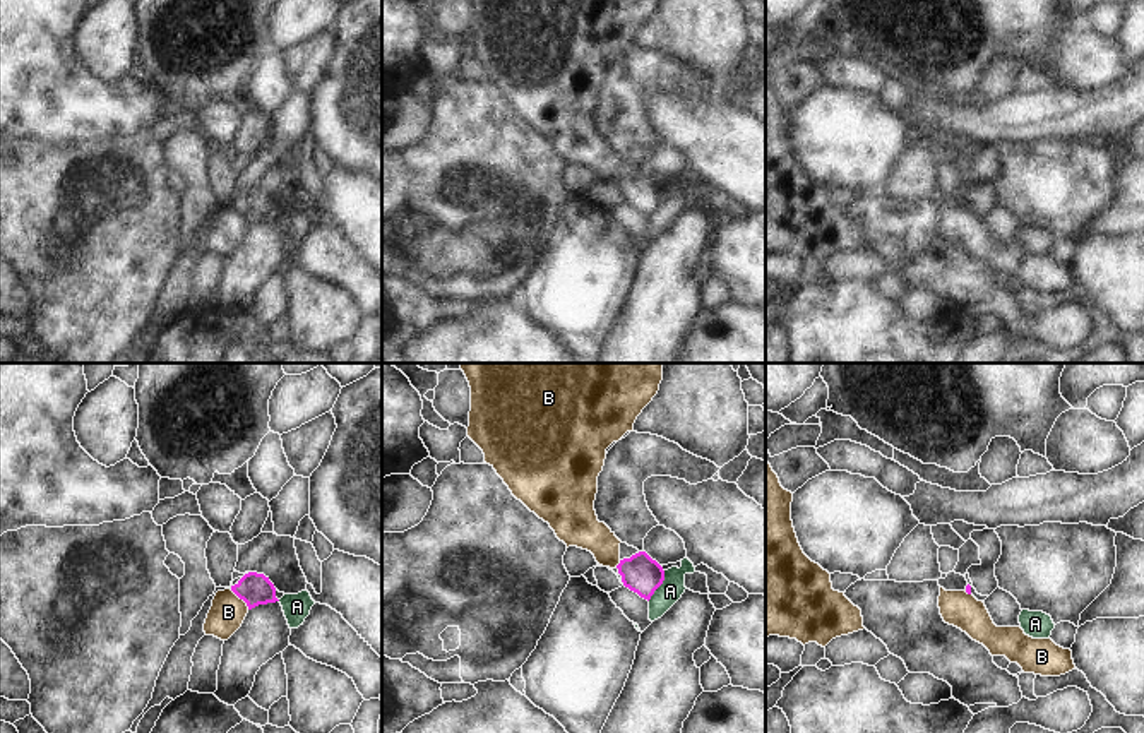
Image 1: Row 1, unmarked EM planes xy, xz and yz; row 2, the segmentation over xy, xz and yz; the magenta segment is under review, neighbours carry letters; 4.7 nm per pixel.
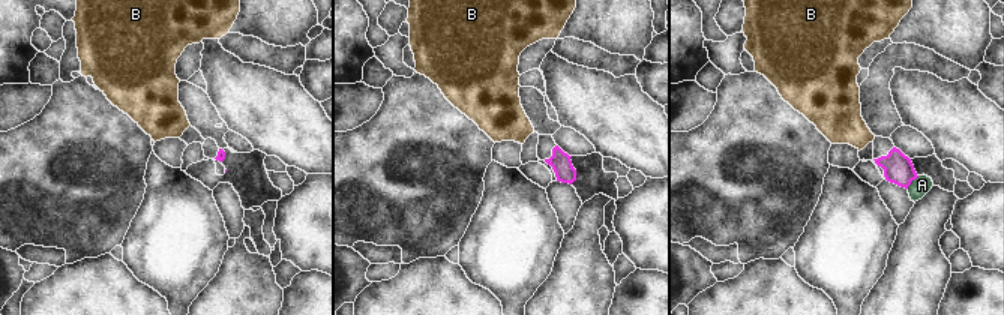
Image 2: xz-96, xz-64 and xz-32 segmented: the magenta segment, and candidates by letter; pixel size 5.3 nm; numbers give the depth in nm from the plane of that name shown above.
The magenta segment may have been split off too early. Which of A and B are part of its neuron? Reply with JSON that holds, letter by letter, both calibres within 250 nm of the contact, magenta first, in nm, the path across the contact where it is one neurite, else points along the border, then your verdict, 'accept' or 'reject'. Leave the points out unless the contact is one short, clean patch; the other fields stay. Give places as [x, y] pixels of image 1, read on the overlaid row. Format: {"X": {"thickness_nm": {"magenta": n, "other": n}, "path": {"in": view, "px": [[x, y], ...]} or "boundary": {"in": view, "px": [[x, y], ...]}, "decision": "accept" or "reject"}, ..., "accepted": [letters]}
{"A": {"thickness_nm": {"magenta": 180, "other": 110}, "boundary": {"in": "xz", "px": [[665, 571], [663, 583], [648, 600]]}, "decision": "reject"}, "B": {"thickness_nm": {"magenta": 150, "other": 160}, "boundary": {"in": "xy", "px": [[230, 589], [249, 608]]}, "decision": "reject"}, "accepted": []}

